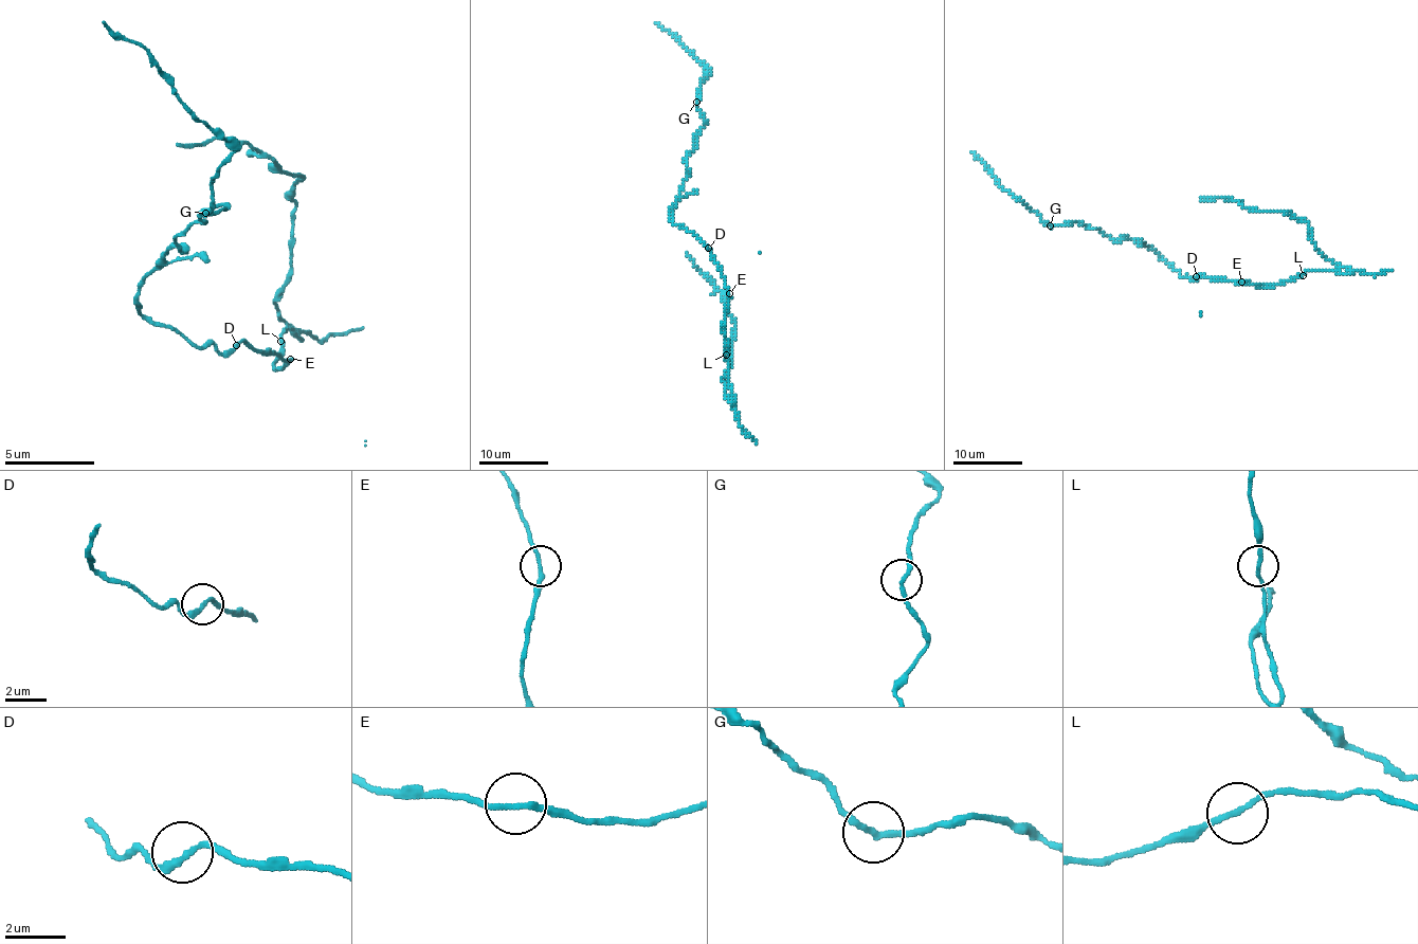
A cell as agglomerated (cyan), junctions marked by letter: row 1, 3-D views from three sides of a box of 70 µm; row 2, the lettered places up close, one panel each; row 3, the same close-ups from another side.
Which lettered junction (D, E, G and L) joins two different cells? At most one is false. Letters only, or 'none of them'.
none of them

